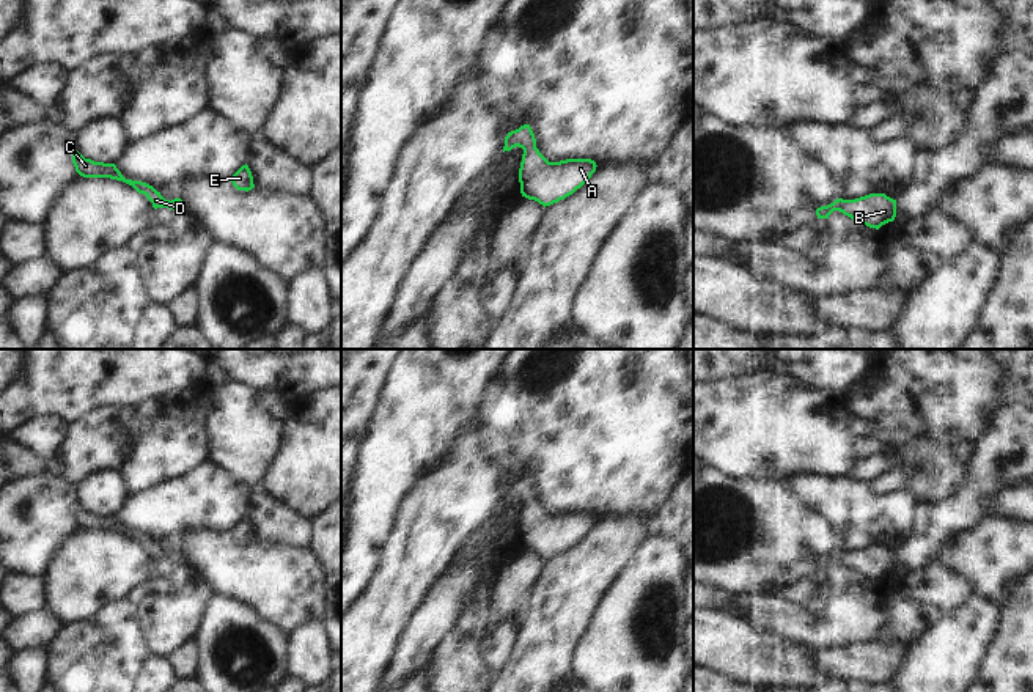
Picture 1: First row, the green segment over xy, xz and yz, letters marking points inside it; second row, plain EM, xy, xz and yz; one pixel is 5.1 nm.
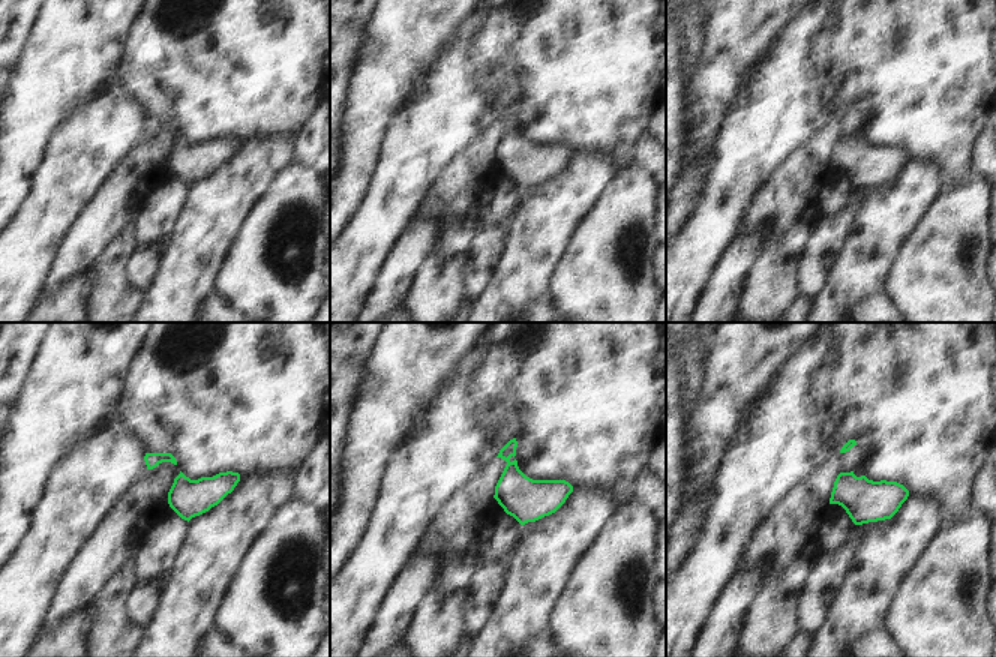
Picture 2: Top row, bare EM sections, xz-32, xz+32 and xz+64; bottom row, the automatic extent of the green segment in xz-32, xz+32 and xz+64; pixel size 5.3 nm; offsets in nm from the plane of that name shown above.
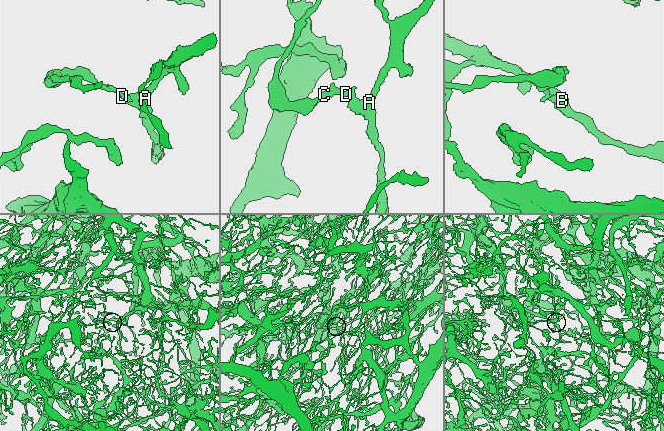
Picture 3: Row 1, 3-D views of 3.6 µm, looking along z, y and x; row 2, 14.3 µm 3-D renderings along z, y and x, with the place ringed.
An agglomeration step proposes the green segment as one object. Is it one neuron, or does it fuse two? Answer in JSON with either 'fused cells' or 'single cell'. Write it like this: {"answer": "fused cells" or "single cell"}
{"answer": "single cell"}

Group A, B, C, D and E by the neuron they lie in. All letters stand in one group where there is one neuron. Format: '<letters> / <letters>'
A B C D E

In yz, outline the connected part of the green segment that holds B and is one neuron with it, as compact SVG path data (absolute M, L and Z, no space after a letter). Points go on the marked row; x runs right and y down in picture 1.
M869 193L855 200L838 198L827 206L816 209L818 219L829 219L833 211L840 211L852 220L879 230L896 217L896 200L885 193Z

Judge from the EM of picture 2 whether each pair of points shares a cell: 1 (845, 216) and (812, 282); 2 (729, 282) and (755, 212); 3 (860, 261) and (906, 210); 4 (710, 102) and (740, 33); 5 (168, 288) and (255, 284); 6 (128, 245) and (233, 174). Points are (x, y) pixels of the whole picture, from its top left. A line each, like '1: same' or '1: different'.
1: same
2: different
3: same
4: same
5: different
6: different

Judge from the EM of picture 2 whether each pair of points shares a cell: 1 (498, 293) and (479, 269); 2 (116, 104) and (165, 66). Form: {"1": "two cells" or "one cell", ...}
{"1": "two cells", "2": "two cells"}

